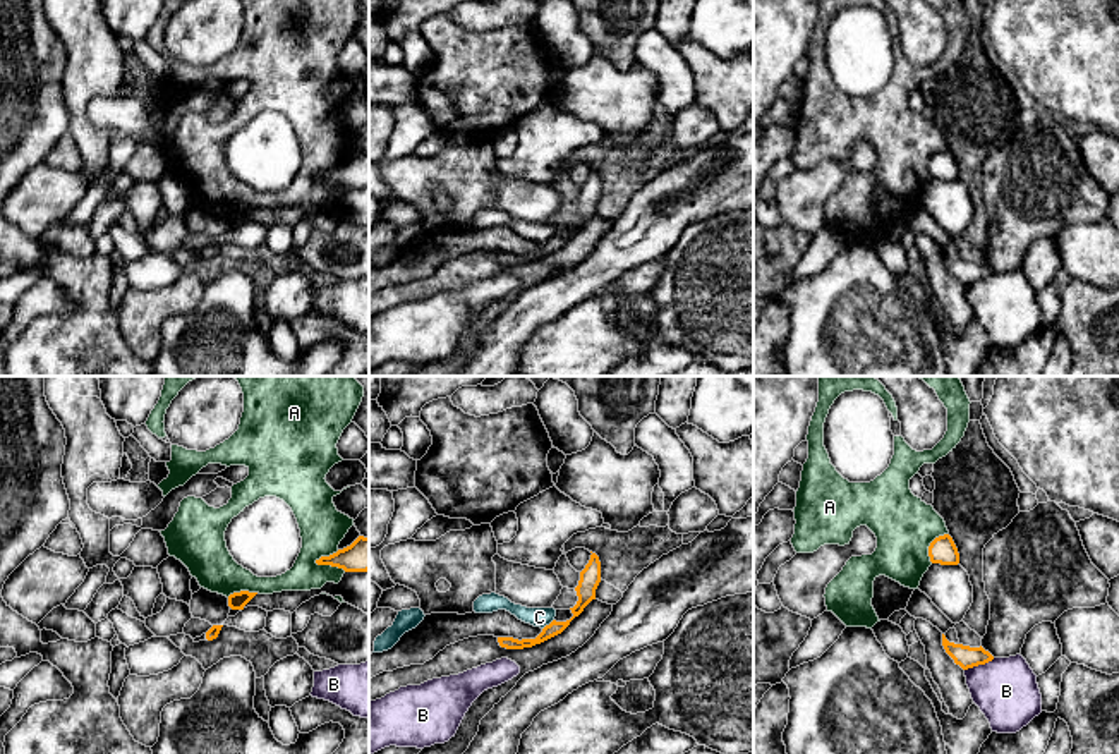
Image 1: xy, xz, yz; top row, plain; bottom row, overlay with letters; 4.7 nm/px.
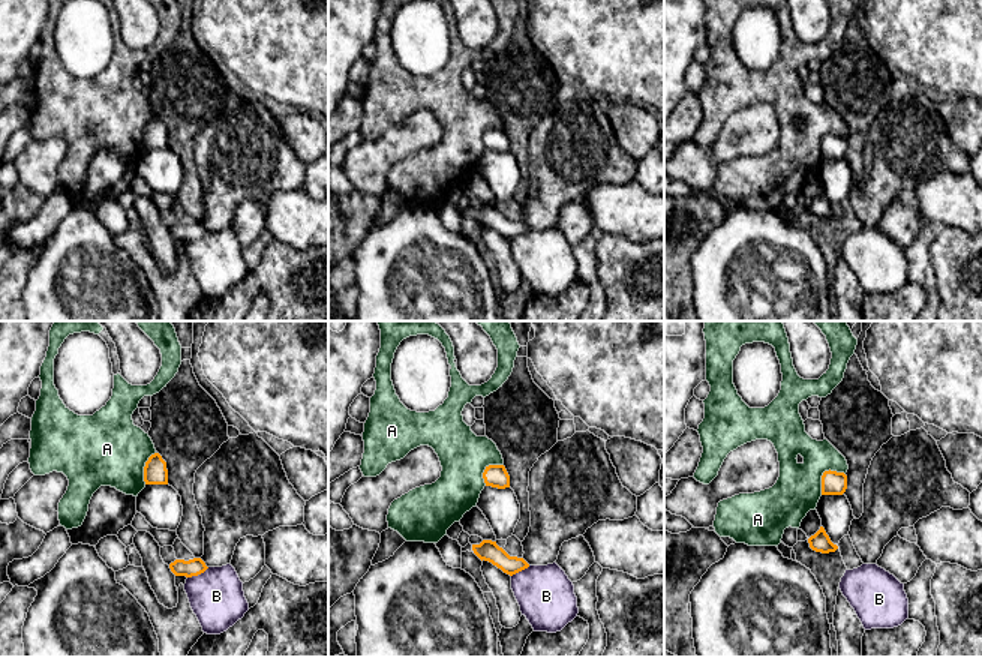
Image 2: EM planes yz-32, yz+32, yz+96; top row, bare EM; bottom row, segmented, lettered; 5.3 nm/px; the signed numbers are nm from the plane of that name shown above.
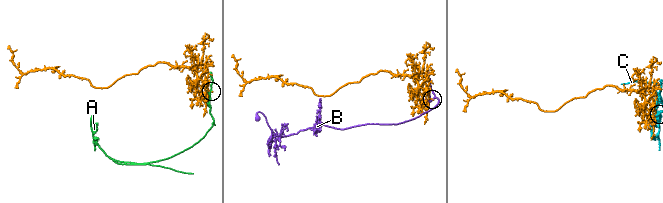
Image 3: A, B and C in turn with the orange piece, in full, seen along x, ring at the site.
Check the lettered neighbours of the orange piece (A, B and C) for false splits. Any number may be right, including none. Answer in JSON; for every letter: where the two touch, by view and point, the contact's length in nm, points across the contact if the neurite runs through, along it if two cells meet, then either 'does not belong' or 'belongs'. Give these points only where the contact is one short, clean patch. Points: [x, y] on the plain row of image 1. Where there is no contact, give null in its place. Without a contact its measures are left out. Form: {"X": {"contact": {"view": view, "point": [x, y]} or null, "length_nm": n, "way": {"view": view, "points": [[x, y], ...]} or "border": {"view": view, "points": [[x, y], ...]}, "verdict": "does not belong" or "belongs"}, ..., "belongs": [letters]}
{"A": {"contact": {"view": "xy", "point": [330, 179]}, "length_nm": 160, "verdict": "does not belong"}, "B": {"contact": {"view": "yz", "point": [979, 279]}, "length_nm": 160, "verdict": "does not belong"}, "C": {"contact": {"view": "xz", "point": [550, 239]}, "length_nm": 80, "verdict": "does not belong"}, "belongs": []}

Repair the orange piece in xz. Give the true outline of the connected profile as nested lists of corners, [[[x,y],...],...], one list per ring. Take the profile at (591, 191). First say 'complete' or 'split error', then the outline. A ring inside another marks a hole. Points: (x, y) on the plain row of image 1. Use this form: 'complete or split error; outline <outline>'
complete; outline [[[592,168],[589,179],[587,179],[585,184],[580,187],[580,196],[578,196],[578,201],[575,203],[577,211],[578,211],[578,216],[577,216],[577,220],[575,220],[573,223],[570,223],[572,228],[573,228],[573,232],[572,232],[570,235],[566,235],[566,237],[556,237],[556,235],[553,235],[549,240],[546,240],[546,242],[542,244],[542,247],[541,247],[535,254],[522,254],[522,256],[518,256],[518,254],[513,254],[513,252],[498,252],[499,261],[501,261],[501,263],[506,263],[506,265],[523,265],[523,263],[532,263],[532,261],[535,261],[535,259],[541,259],[541,258],[544,258],[544,256],[547,256],[547,254],[551,254],[551,252],[561,249],[561,247],[570,240],[570,237],[572,237],[575,232],[578,232],[578,230],[584,227],[584,223],[585,223],[592,215],[596,215],[596,204],[597,204],[599,198],[601,198],[601,177],[599,177],[599,172],[597,172],[596,168]]]

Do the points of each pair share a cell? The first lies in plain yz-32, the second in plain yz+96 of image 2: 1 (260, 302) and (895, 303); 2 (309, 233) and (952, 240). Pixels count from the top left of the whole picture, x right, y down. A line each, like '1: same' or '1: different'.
1: different
2: different

